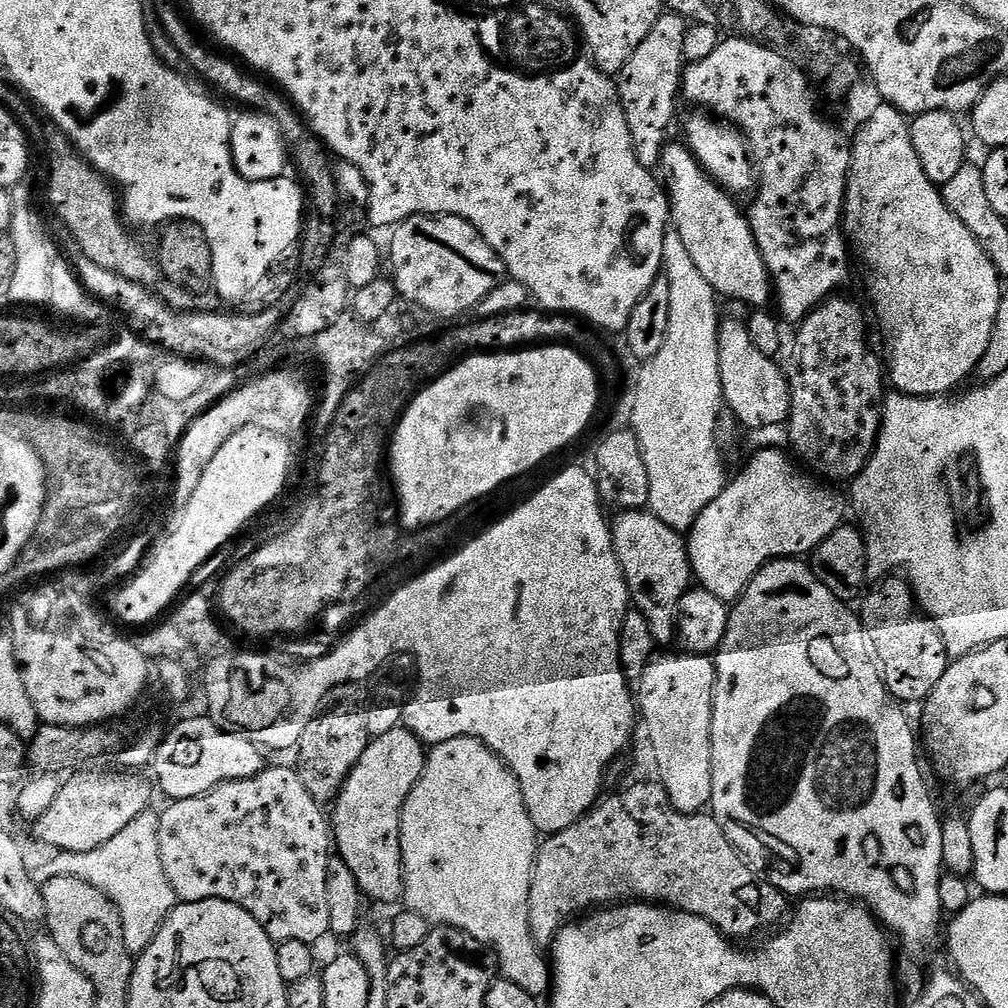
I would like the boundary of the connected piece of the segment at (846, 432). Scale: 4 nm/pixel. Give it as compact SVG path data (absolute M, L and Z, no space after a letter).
M829 298L823 304L819 304L815 310L802 321L799 321L796 332L796 353L792 356L792 372L790 368L790 394L792 395L792 409L786 421L786 429L788 428L788 440L792 443L792 448L809 464L807 467L811 469L817 477L823 478L825 481L834 482L832 480L847 480L852 482L860 475L860 472L868 464L872 452L876 449L876 440L880 436L880 425L884 422L884 403L886 401L886 391L884 392L884 380L886 384L886 364L880 361L880 356L874 349L868 345L868 316L864 313L864 308L856 300L836 300L840 298Z

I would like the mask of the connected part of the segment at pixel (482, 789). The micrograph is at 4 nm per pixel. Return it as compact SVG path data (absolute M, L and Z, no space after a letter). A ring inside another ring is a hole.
M459 736L450 742L435 745L427 753L424 765L424 774L415 790L408 796L404 804L404 811L400 813L400 837L402 838L402 854L404 855L404 894L403 899L408 900L407 907L417 912L422 918L428 920L432 926L445 924L448 928L457 928L468 936L473 936L480 944L496 951L500 959L500 968L503 979L514 982L526 990L526 994L537 998L549 995L554 979L553 969L544 961L541 945L537 944L532 936L530 924L530 898L532 897L532 878L536 875L536 858L538 855L538 833L532 825L528 807L524 801L524 788L518 782L516 775L504 765L504 761L492 749L486 747L481 740L469 736Z

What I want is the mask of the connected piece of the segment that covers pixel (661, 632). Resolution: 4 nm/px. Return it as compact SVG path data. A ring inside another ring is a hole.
M649 510L621 511L620 517L611 521L612 545L616 551L618 562L624 571L628 583L628 595L631 603L645 616L646 626L650 630L653 641L657 645L668 644L678 636L678 613L684 603L685 594L693 587L694 577L691 562L688 558L688 546L681 533L671 529L666 523L660 521Z

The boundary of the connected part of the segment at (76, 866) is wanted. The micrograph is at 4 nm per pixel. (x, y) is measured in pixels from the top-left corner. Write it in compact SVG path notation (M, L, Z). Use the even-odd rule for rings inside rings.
M149 814L139 816L118 838L110 838L93 852L60 852L53 862L51 875L73 876L82 882L90 882L102 894L106 894L120 911L124 927L124 946L133 957L140 957L158 934L178 901L176 891L166 878L160 853L160 818Z

